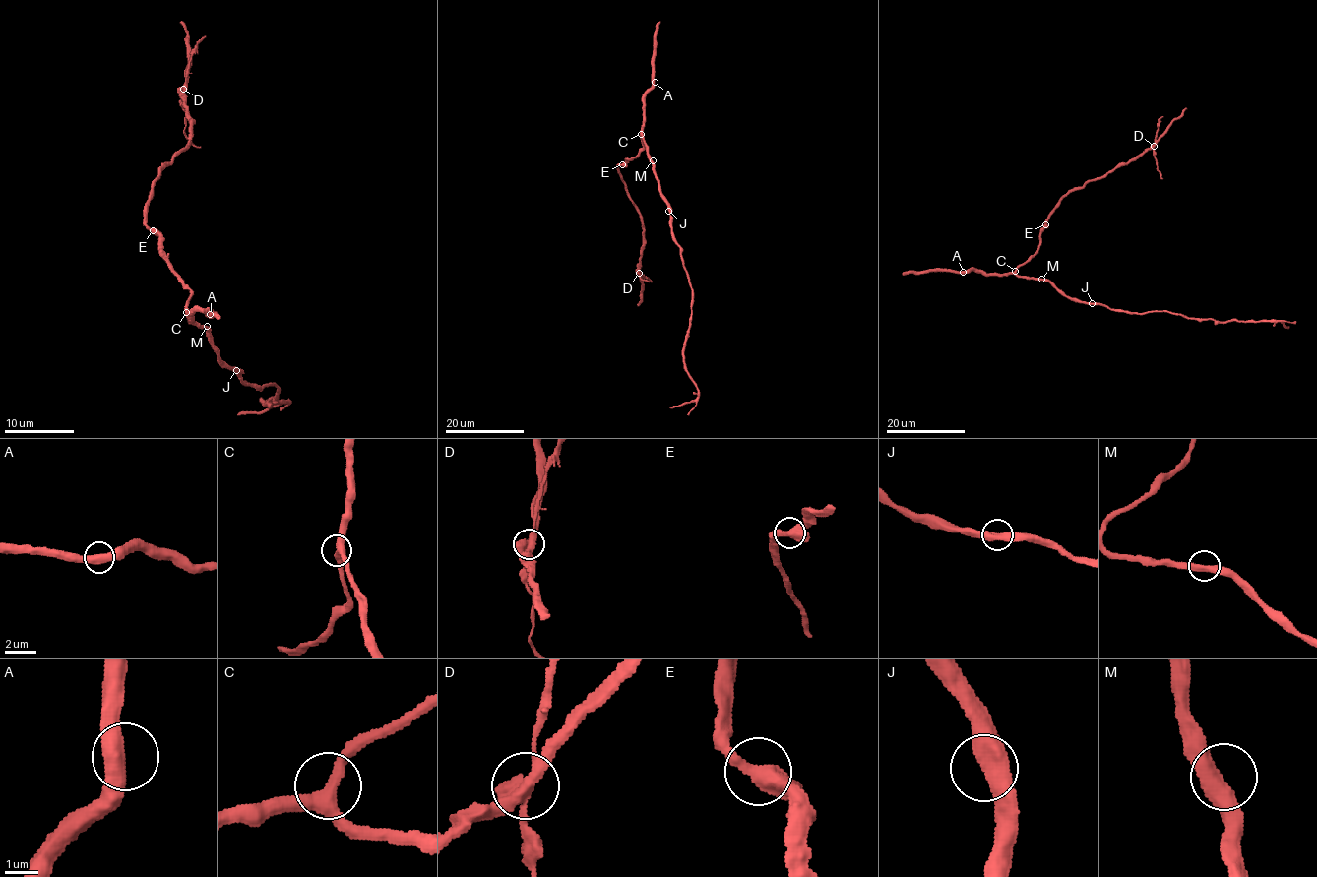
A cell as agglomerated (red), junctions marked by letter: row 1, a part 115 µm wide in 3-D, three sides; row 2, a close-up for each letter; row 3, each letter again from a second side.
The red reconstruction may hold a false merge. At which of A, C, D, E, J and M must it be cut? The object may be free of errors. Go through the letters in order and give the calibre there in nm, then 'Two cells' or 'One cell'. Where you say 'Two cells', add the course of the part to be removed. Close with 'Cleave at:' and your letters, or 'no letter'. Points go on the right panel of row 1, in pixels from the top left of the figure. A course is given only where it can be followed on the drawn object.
A: Thickness 480 nm. One cell
C: Thickness 380 nm. One cell
D: Thickness 400 nm. Two cells. Course of the part to remove: (1153, 146), (1157, 169), (1162, 178)
E: Thickness 480 nm. One cell
J: Thickness 500 nm. One cell
M: Thickness 460 nm. One cell
Cleave at: D

